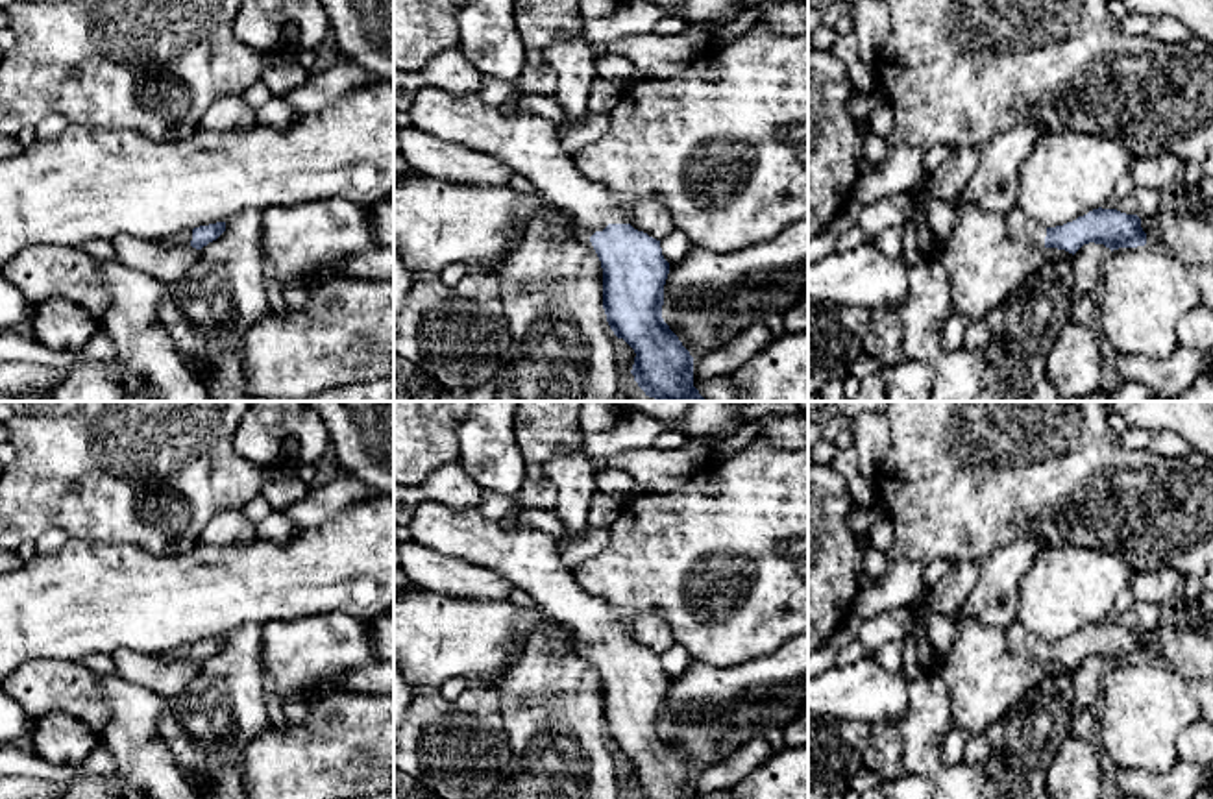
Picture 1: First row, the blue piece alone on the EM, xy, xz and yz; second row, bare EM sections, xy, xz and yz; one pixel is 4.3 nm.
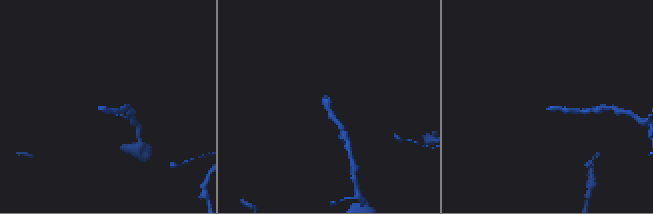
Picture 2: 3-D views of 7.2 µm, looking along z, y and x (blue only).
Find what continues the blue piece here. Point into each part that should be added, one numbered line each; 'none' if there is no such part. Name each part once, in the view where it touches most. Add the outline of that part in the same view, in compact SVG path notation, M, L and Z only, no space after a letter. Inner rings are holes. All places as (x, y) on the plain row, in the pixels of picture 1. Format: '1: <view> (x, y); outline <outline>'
1: xz (527, 559); outline M440 501L418 503L405 533L438 555L497 572L549 618L594 647L608 638L631 638L634 620L586 594L560 560L558 540L549 535L523 525L505 531L477 507L457 510Z

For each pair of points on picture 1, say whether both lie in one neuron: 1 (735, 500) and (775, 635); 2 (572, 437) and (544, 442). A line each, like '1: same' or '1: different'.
1: same
2: same

